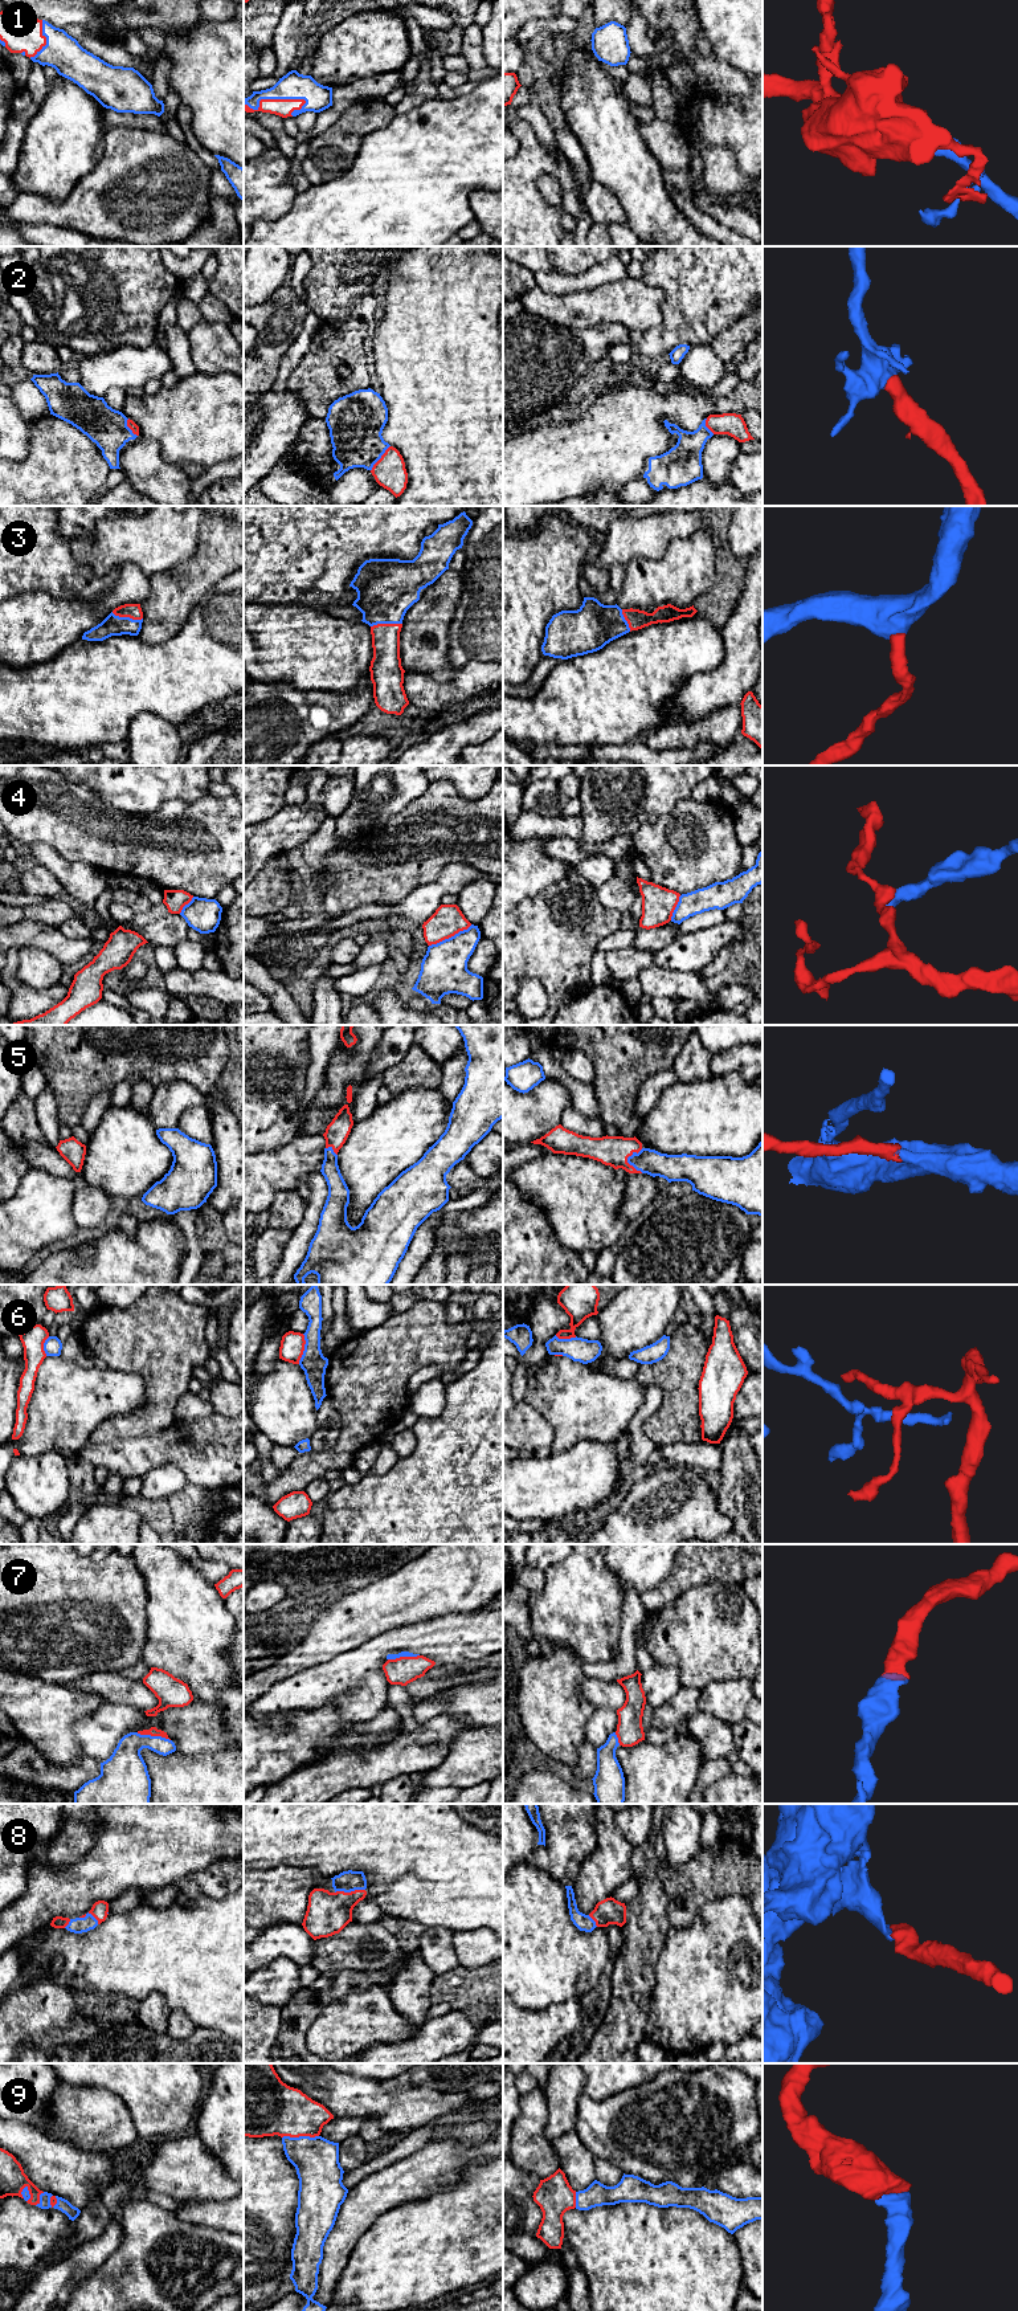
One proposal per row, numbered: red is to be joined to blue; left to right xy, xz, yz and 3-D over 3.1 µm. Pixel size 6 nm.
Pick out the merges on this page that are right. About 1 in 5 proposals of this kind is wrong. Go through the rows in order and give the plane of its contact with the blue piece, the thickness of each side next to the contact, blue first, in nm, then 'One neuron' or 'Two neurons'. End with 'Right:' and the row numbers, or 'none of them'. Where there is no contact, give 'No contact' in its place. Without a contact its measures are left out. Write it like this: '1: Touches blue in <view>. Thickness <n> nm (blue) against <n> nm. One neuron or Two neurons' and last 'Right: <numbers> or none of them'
1: Touches blue in xz. Thickness 160 nm (blue) against 110 nm. One neuron
2: Touches blue in xz. Thickness 320 nm (blue) against 200 nm. One neuron
3: Touches blue in xz. Thickness 360 nm (blue) against 180 nm. One neuron
4: Touches blue in xz. Thickness 280 nm (blue) against 190 nm. Two neurons
5: Touches blue in yz. Thickness 150 nm (blue) against 180 nm. One neuron
6: Touches blue in xz. Thickness 150 nm (blue) against 150 nm. Two neurons
7: Touches blue in xy. Thickness 220 nm (blue) against 60 nm. One neuron
8: Touches blue in xz. Thickness 130 nm (blue) against 260 nm. One neuron
9: Touches blue in xz. Thickness 280 nm (blue) against 340 nm. One neuron
Right: 1, 2, 3, 5, 7, 8, 9

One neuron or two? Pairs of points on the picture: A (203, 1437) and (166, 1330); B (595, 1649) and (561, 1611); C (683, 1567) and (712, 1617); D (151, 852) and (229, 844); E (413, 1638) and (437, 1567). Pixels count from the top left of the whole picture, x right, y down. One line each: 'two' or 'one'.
A: two
B: one
C: two
D: one
E: two

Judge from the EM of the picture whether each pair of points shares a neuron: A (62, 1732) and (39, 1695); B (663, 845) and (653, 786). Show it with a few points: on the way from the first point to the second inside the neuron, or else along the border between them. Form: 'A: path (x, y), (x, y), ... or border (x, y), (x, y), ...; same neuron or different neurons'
A: path (53, 1723), (39, 1709), (39, 1705); same neuron
B: border (685, 800), (632, 833); different neurons

